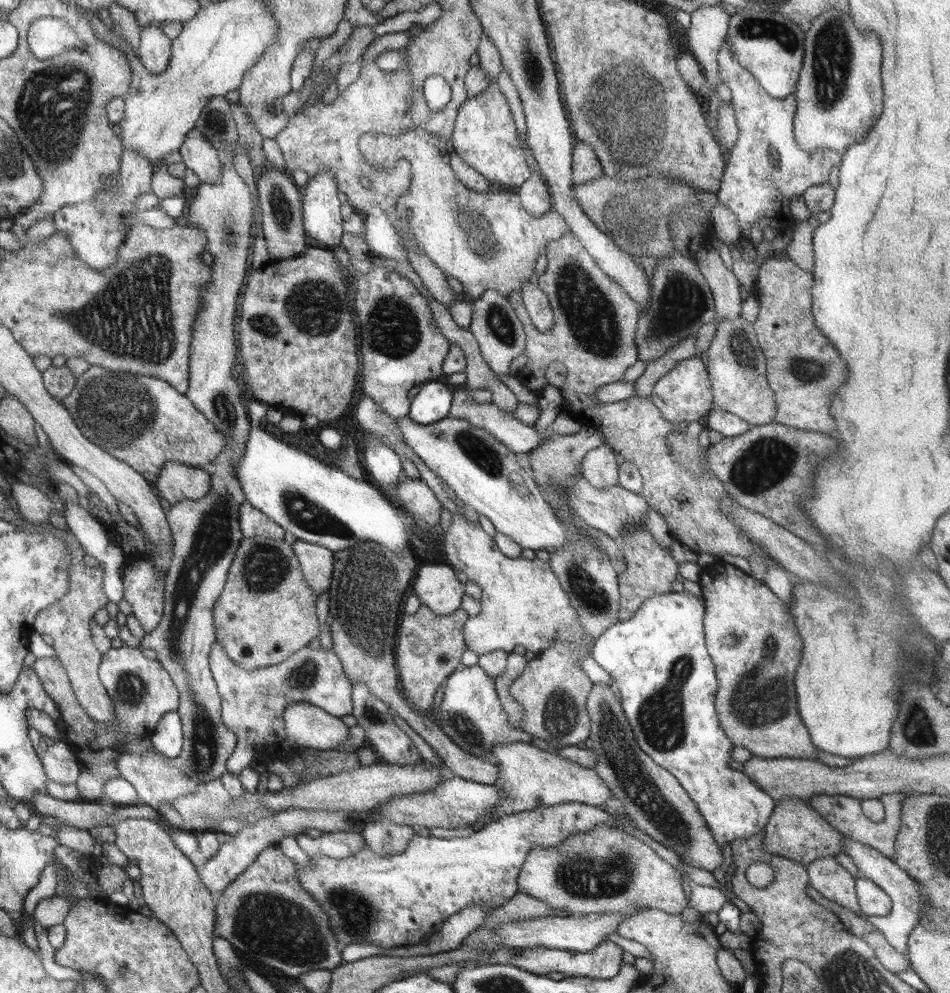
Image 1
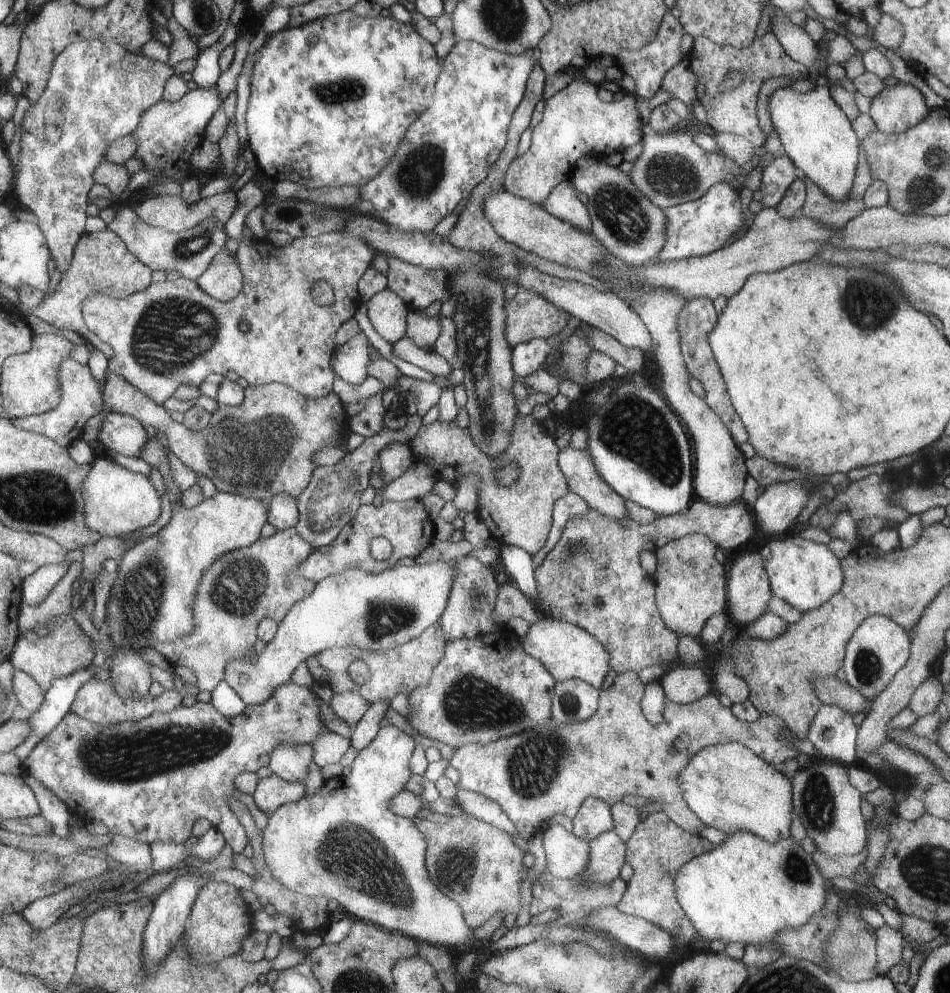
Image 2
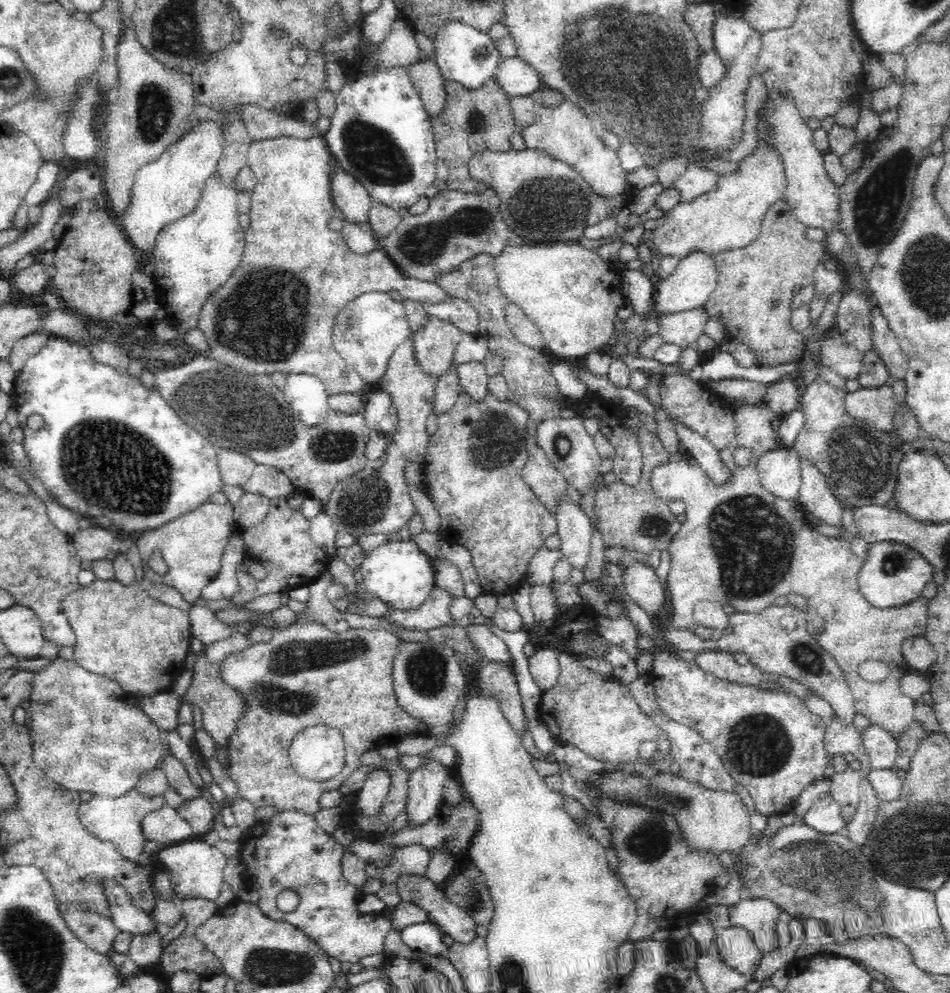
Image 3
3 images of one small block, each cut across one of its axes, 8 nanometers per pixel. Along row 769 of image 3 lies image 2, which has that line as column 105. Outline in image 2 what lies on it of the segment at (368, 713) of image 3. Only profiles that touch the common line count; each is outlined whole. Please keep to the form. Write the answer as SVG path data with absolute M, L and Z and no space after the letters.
M89 230L87 234L83 234L75 246L73 252L73 260L71 266L61 274L61 280L57 282L55 290L51 294L45 294L45 298L41 300L41 304L37 304L37 308L29 310L29 316L37 316L43 322L49 322L57 328L63 330L71 330L75 334L79 334L85 344L91 344L93 350L99 350L105 354L107 362L115 358L115 352L109 344L101 342L99 336L95 336L87 324L83 322L83 300L87 296L93 294L107 294L111 298L123 300L129 298L131 294L143 292L147 290L147 286L151 286L151 272L145 264L141 264L133 254L129 254L129 250L125 248L125 244L115 236L115 232L111 230Z

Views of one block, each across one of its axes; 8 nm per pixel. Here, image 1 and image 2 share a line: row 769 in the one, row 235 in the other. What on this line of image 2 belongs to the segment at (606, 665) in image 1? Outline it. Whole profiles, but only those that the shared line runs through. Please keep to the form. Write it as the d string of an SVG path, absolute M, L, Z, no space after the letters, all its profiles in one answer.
M725 182L711 186L695 202L685 202L679 206L665 208L663 214L665 214L665 244L661 246L659 254L651 260L651 264L667 264L667 262L709 256L711 252L721 250L729 240L729 236L735 234L743 222L739 192Z

